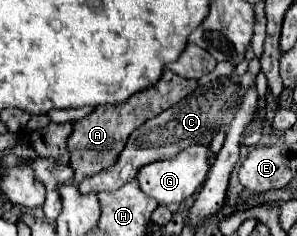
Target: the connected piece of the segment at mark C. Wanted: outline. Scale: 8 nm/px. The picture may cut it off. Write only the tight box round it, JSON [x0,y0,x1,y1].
[78,59,260,193]

